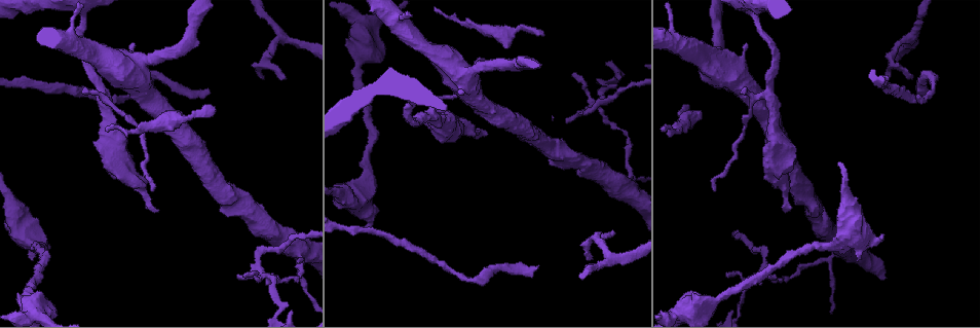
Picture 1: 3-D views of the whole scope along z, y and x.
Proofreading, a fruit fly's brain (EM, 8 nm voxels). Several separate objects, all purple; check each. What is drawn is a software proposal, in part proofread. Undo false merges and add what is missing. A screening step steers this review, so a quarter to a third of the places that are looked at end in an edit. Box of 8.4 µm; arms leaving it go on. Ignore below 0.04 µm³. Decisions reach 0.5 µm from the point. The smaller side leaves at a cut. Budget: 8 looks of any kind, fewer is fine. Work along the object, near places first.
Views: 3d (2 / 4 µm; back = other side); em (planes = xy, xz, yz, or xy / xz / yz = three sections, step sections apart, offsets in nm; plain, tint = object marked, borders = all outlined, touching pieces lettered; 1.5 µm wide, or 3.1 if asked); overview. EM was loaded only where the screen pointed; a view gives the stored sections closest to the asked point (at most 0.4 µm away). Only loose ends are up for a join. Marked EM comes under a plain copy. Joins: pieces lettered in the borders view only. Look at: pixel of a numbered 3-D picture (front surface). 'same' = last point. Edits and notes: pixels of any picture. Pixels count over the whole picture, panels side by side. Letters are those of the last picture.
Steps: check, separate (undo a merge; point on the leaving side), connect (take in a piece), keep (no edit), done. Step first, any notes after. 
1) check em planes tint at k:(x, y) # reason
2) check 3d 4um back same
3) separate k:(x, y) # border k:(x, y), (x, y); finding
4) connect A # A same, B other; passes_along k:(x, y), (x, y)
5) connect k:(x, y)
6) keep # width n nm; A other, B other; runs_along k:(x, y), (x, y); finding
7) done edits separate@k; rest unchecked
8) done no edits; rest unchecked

check em planes borders at 1:(214, 109) # branch stops here

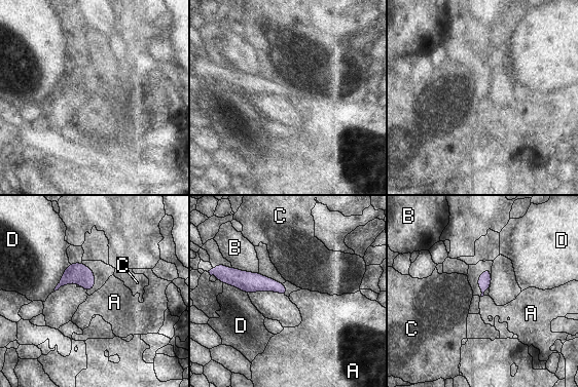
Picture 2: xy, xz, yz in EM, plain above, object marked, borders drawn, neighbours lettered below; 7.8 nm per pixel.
keep # A other, B other, C other, D other; border 2:(483, 295), (480, 297); none of them fits

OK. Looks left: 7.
check em xy step 4 borders at 1:(764, 174) # an open end

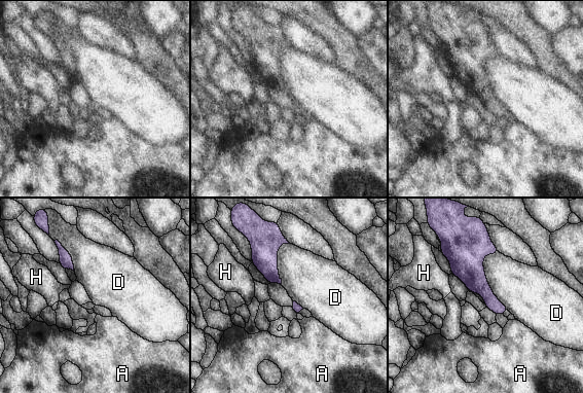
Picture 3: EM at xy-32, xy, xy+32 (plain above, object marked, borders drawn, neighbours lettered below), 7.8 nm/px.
check em planes borders same

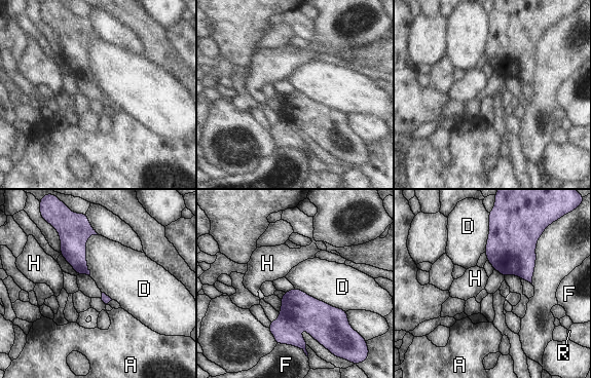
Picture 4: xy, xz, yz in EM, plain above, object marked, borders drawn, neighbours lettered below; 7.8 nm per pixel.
keep # A other, D other, F other, H other, R other; border 4:(295, 288), (345, 311); no lettered piece goes on from it

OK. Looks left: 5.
check 3d 4um at 1:(84, 88) # thin end

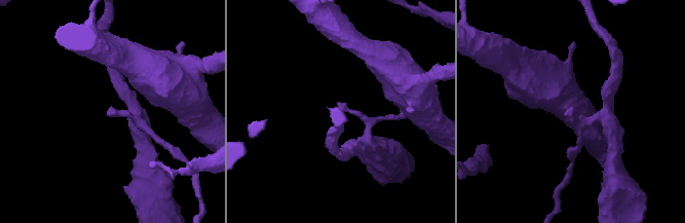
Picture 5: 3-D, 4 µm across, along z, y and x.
check em xy step 4 borders at 5:(567, 111)

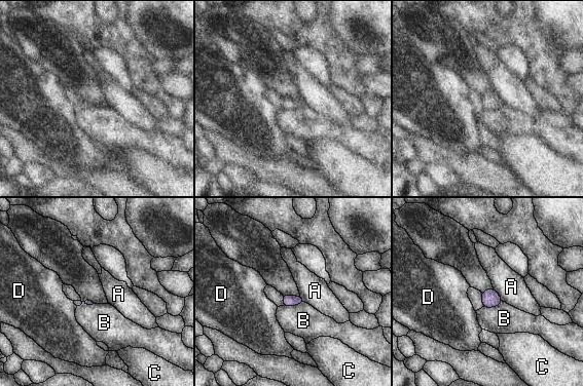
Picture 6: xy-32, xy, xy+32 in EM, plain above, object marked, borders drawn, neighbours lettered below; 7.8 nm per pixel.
keep # longest_contact B 180 nm; A other, B other, C other, D other; border 6:(494, 287), (503, 301); none of them fits

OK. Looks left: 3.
done no edits; rest unchecked

